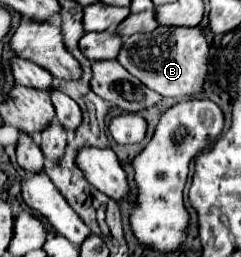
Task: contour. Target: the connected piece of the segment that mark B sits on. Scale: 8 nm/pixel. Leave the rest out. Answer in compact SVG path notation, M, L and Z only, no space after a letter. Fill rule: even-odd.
M157 27L149 33L123 37L123 47L117 55L117 61L143 85L151 87L163 97L195 97L203 91L207 57L209 45L199 27Z

